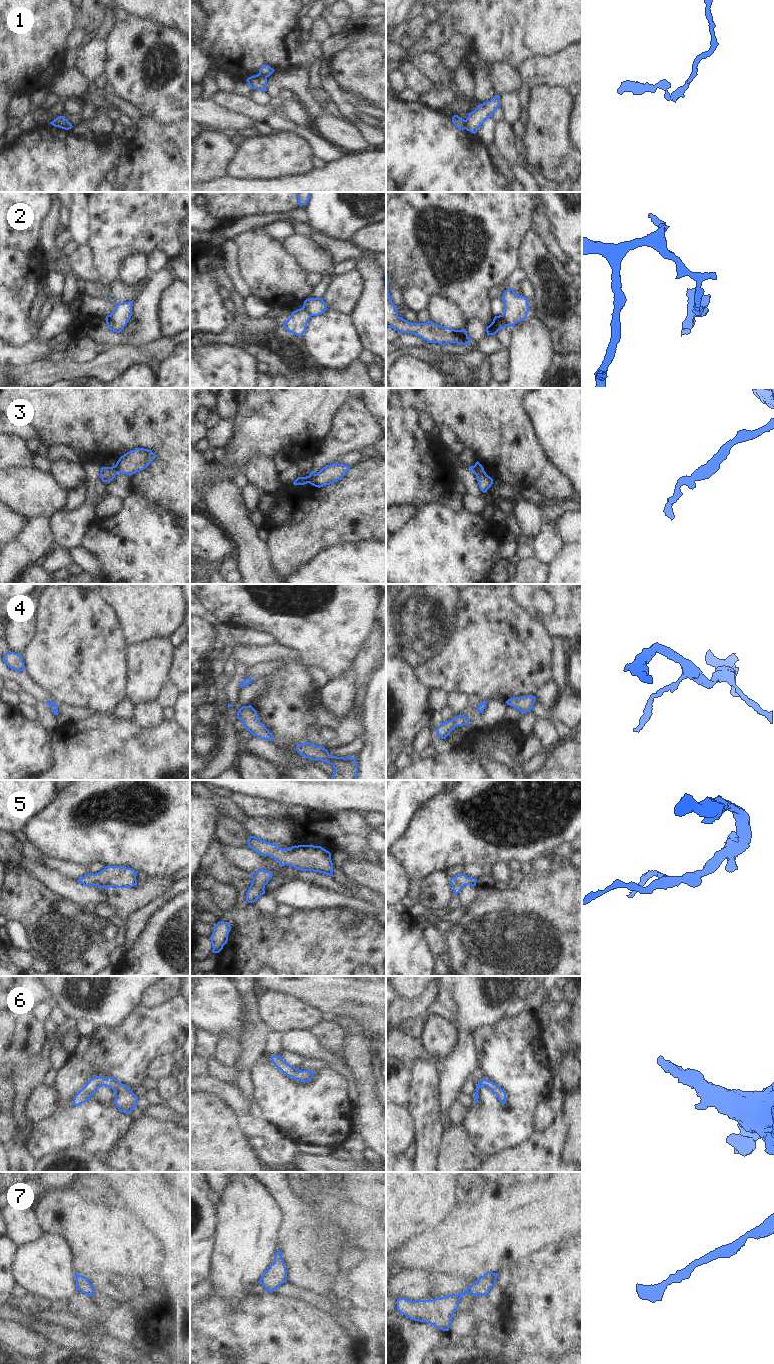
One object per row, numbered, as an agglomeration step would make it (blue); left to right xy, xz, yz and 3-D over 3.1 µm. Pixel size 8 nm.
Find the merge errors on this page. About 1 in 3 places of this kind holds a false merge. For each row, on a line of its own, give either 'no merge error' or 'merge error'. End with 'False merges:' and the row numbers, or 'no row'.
1: merge error
2: merge error
3: merge error
4: no merge error
5: no merge error
6: no merge error
7: no merge error
False merges: 1, 2, 3

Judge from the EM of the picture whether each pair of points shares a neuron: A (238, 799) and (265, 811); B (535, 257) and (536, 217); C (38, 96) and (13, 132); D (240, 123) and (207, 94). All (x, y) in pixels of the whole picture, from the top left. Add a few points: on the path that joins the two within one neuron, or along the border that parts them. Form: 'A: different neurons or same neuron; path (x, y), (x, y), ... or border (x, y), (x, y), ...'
A: same neuron; path (245, 803), (251, 807), (258, 807)
B: different neurons; border (530, 228), (539, 236), (550, 253)
C: same neuron; path (35, 105), (31, 114), (22, 123)
D: different neurons; border (200, 98), (211, 99)

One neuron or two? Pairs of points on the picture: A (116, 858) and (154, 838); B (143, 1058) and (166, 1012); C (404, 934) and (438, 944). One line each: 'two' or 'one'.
A: one
B: one
C: two

